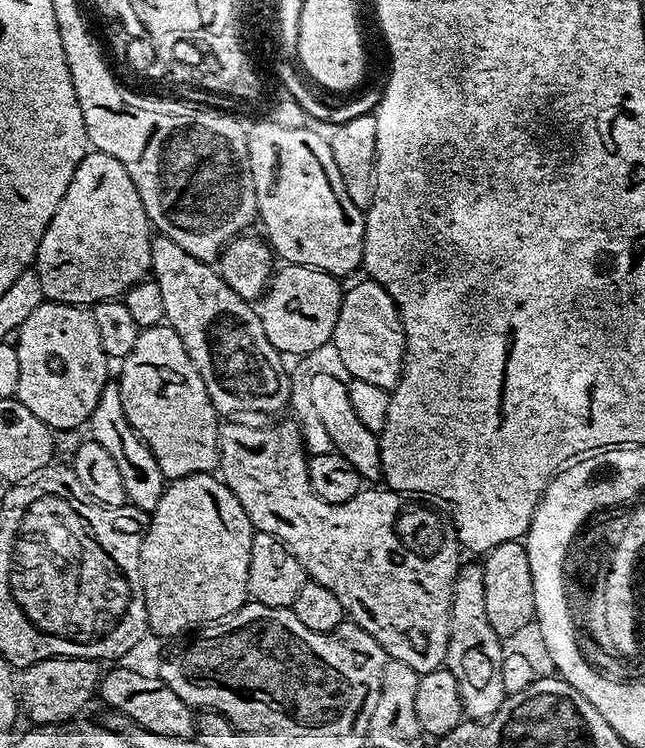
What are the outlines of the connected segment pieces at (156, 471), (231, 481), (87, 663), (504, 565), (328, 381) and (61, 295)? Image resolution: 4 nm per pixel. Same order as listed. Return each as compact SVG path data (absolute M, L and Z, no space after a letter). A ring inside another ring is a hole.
M105 386L100 392L98 406L94 406L90 421L91 439L98 442L114 457L114 463L122 473L122 486L126 486L128 503L142 509L145 514L150 514L158 506L166 487L166 477L158 466L152 451L146 446L146 442L130 426L126 418L126 410L122 410L122 398L119 387Z
M224 422L220 426L218 472L234 498L242 502L242 510L246 510L253 529L274 534L274 538L288 545L309 577L326 586L326 590L334 590L334 594L338 594L338 602L342 602L351 623L374 637L389 658L406 662L406 666L414 666L414 670L421 674L441 667L452 629L452 591L462 567L462 545L455 535L445 535L442 546L432 556L419 556L406 550L396 533L396 520L402 511L401 493L380 486L368 486L350 498L350 502L326 502L318 498L310 486L310 456L304 453L304 436L298 425L276 424L272 432L267 432L252 424L232 423L236 422Z
M55 656L52 660L43 660L37 664L32 664L29 668L23 669L22 675L18 680L18 704L33 721L36 726L63 726L76 716L88 703L92 696L97 695L102 679L102 668L95 660L83 660L73 656Z
M520 540L502 542L502 546L494 546L482 560L484 569L484 585L486 586L486 618L490 618L490 626L494 626L494 634L502 638L516 636L529 623L533 623L534 578L530 574L530 558Z
M314 374L307 377L308 400L312 403L312 408L316 411L316 416L320 419L320 424L324 427L324 432L328 435L328 440L333 449L341 452L358 470L361 478L368 482L376 482L381 479L380 470L380 442L377 433L366 430L362 426L358 414L354 414L354 405L350 403L350 394L348 393L348 384L345 381L333 378L331 374Z
M88 151L74 172L62 202L58 202L58 210L54 218L50 218L50 226L46 226L46 234L42 234L42 242L36 251L34 271L42 282L45 301L91 306L123 297L129 288L141 283L152 271L153 235L146 206L142 206L142 198L138 198L138 190L134 182L130 182L126 166L105 152Z

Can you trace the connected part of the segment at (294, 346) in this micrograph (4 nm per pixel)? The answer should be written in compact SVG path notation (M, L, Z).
M284 264L281 269L273 275L258 301L262 330L266 330L266 338L270 338L281 354L289 352L302 358L310 350L318 350L318 346L331 341L344 292L341 281L328 272L297 264Z

